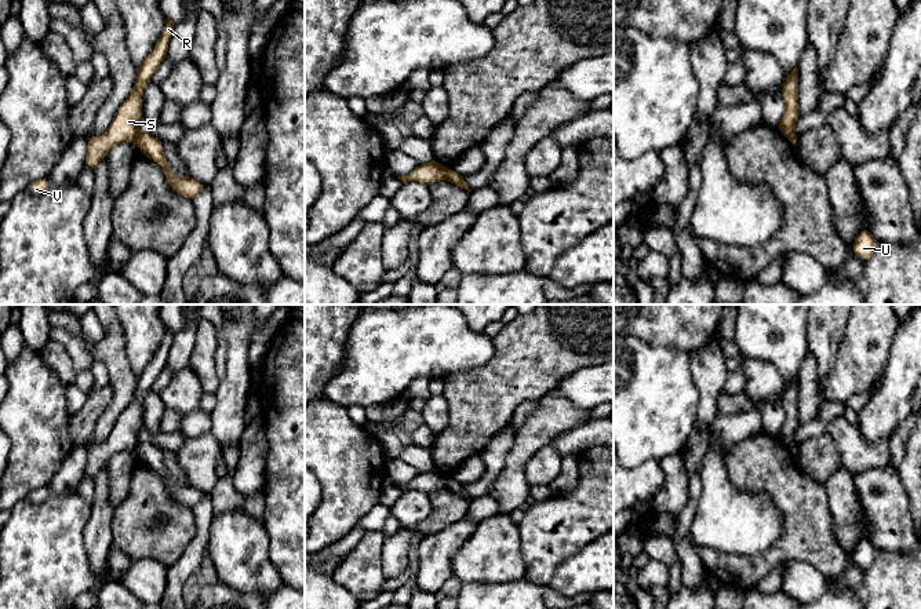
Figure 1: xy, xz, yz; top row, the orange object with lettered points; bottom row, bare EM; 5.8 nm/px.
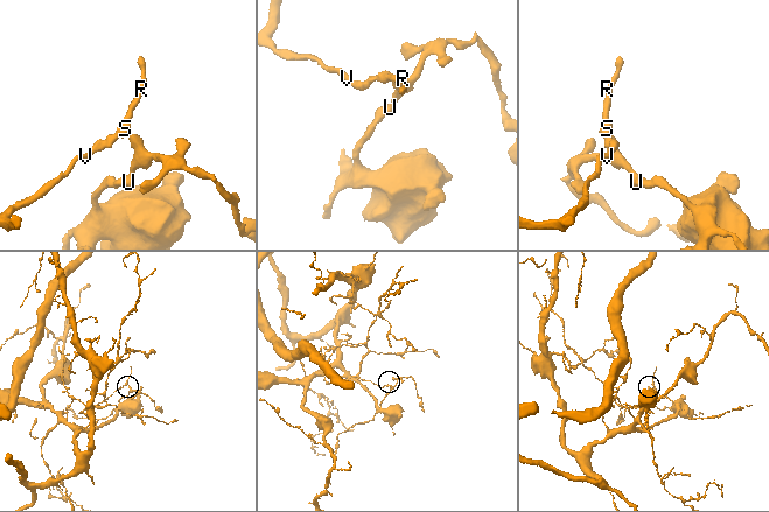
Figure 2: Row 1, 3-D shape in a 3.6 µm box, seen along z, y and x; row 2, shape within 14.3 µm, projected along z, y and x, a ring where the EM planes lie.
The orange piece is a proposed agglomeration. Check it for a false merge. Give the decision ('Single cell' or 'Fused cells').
Fused cells

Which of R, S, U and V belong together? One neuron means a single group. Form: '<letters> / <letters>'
R S V / U

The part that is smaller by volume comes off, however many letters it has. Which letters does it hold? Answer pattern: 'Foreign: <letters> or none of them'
Foreign: R, S, V

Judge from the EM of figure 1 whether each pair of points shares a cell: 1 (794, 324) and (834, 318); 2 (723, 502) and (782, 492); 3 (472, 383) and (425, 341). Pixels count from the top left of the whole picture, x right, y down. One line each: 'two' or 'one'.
1: two
2: two
3: two

